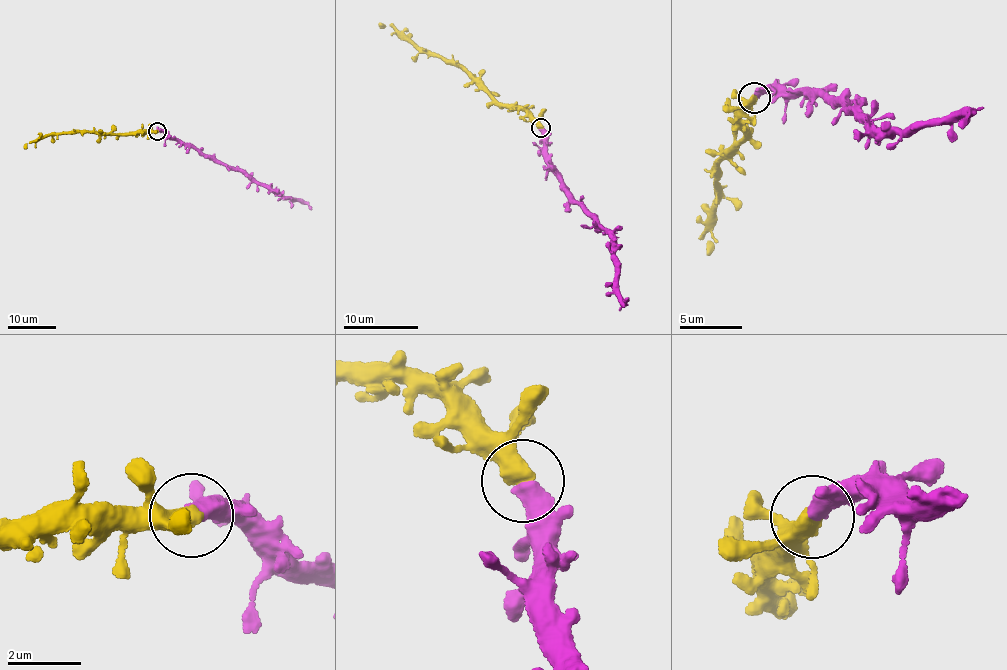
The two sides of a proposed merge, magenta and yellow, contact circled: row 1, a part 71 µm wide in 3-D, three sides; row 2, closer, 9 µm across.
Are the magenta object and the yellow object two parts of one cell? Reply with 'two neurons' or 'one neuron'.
one neuron

